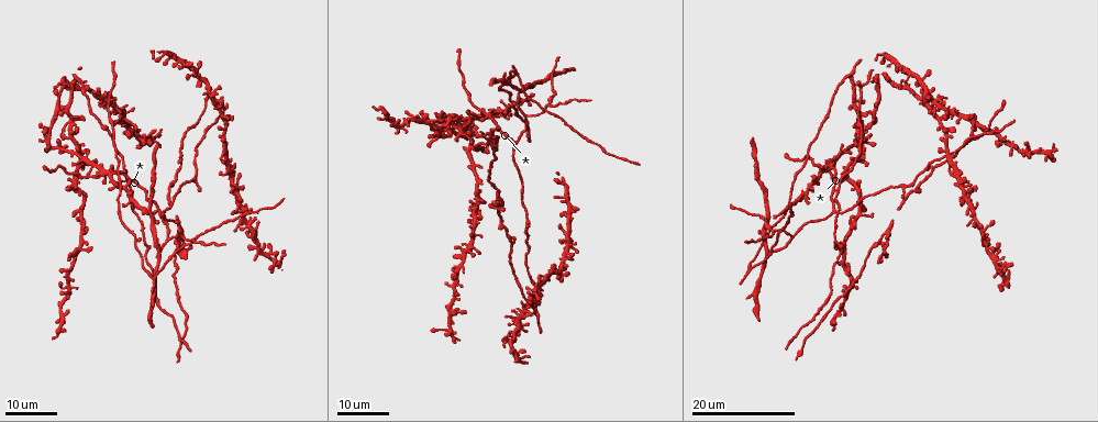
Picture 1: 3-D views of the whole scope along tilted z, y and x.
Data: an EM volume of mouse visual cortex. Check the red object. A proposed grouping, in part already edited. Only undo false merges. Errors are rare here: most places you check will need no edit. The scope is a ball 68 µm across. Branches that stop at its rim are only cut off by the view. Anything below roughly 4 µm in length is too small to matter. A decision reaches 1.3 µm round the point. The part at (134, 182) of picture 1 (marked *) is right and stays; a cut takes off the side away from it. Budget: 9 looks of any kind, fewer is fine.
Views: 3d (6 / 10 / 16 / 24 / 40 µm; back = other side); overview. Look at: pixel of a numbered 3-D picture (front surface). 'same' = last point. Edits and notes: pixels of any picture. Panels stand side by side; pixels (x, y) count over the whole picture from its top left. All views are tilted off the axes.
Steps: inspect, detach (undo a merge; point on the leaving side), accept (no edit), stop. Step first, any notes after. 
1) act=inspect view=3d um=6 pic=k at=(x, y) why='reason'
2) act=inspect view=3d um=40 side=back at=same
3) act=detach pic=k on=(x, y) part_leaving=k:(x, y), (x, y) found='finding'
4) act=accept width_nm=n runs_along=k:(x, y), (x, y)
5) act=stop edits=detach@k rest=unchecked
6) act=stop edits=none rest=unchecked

act=inspect view=3d um=16 pic=1 at=(101, 168) why='branch point'

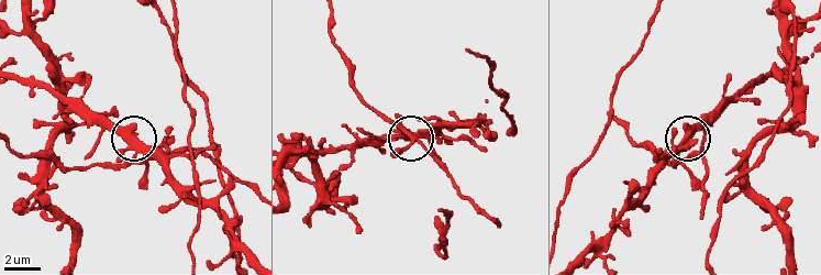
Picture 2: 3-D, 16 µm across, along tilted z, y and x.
act=inspect view=3d um=10 pic=2 at=(126, 141) why='zoom in'

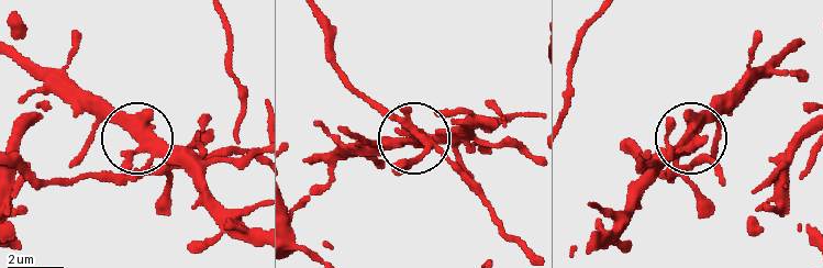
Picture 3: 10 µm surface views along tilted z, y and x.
act=accept found='continuous, no second neuron'

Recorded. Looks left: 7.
act=inspect view=3d um=24 pic=1 at=(842, 181) why='three-way junction'

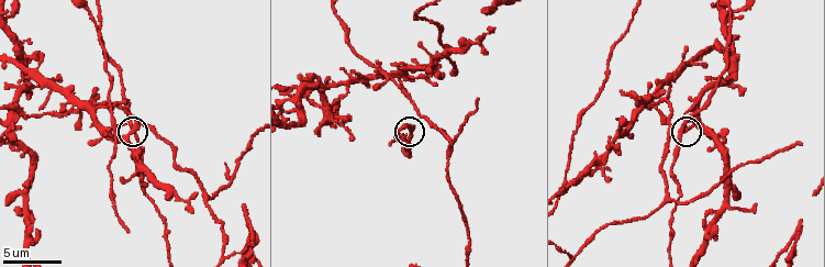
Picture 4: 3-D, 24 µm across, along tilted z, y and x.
act=inspect view=3d um=10 pic=4 at=(682, 130)

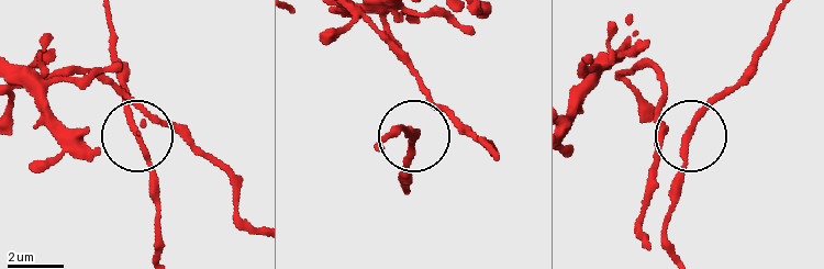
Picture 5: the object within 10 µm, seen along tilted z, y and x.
act=accept arms=3 found='one neuron here'

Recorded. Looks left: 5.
act=inspect view=3d um=24 pic=1 at=(181, 237) why='branch point'

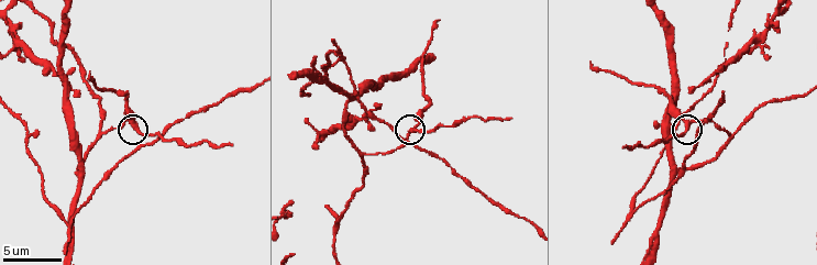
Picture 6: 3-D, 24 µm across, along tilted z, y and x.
act=inspect view=3d um=6 pic=6 at=(135, 124)

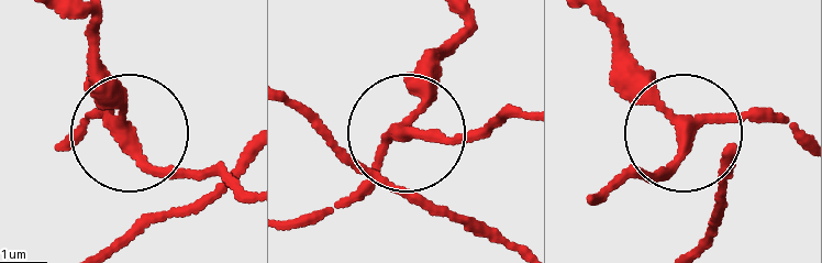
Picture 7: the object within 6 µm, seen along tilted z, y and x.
act=accept runs_along=7:(792, 133), (768, 122), (674, 124), (592, 15) found='all the same neuron'

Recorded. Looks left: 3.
act=inspect view=3d um=6 pic=6 at=(361, 102)

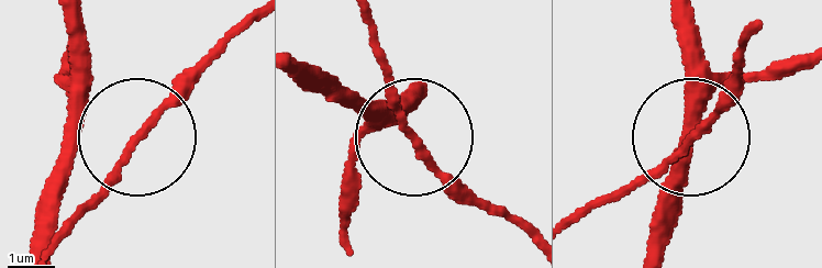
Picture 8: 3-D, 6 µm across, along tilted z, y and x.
act=accept arms=3 found='continuous, no second neuron'

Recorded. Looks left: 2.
act=stop edits=none rest=unchecked

